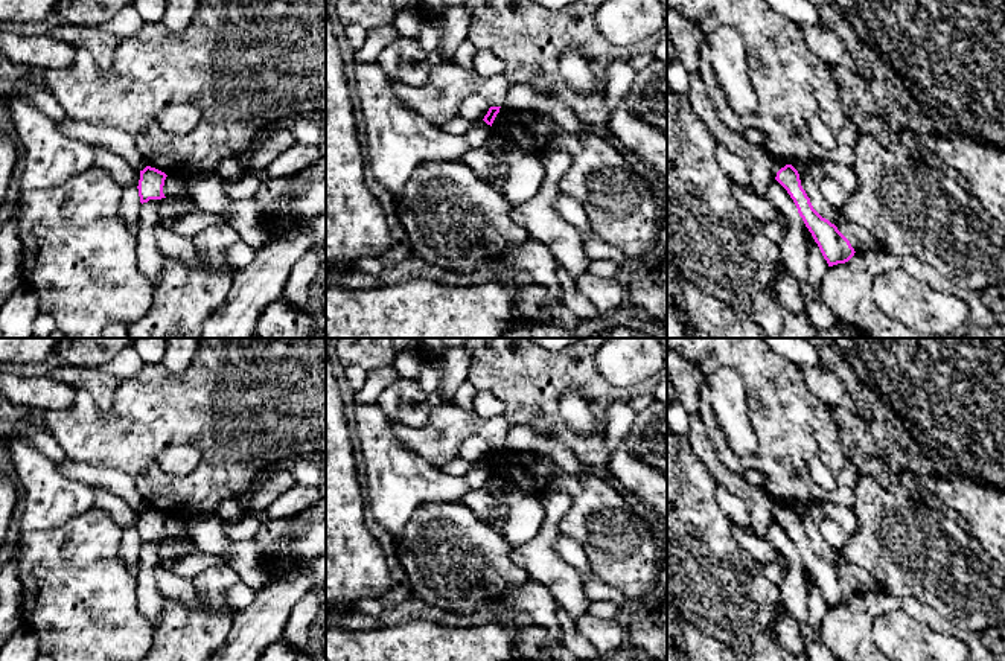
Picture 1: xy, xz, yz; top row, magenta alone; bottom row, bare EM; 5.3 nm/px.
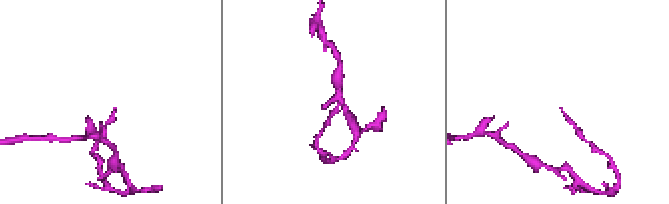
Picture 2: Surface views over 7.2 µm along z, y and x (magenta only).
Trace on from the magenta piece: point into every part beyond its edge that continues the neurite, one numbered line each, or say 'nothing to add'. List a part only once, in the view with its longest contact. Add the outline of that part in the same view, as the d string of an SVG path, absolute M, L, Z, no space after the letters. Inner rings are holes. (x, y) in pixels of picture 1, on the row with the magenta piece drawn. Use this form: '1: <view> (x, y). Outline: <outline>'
nothing to add

